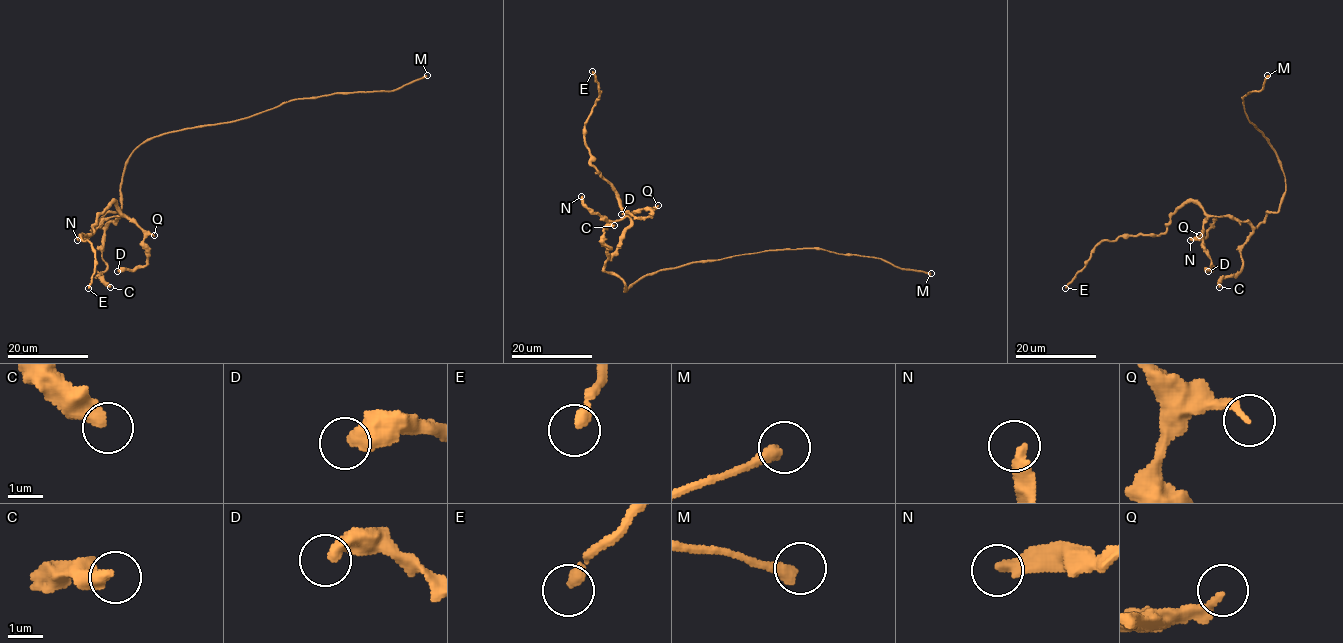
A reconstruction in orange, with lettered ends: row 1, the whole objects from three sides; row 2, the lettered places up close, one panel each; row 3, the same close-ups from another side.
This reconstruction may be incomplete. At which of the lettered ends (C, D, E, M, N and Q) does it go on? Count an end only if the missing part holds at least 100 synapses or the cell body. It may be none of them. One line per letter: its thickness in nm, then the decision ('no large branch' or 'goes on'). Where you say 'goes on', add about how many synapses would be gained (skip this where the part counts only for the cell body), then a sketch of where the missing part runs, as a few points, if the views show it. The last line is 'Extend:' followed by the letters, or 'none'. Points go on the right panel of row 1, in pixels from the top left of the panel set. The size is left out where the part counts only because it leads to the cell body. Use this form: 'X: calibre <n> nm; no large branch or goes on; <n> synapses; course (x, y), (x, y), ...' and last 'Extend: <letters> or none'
C: calibre 440 nm; no large branch
D: calibre 440 nm; no large branch
E: calibre 320 nm; no large branch
M: calibre 360 nm; goes on; 110 synapses; course (1267, 75), (1258, 41), (1221, 53), (1206, 120), (1119, 160), (1118, 189), (1143, 201), (1131, 208)
N: calibre 380 nm; no large branch
Q: calibre 240 nm; no large branch
Extend: M

